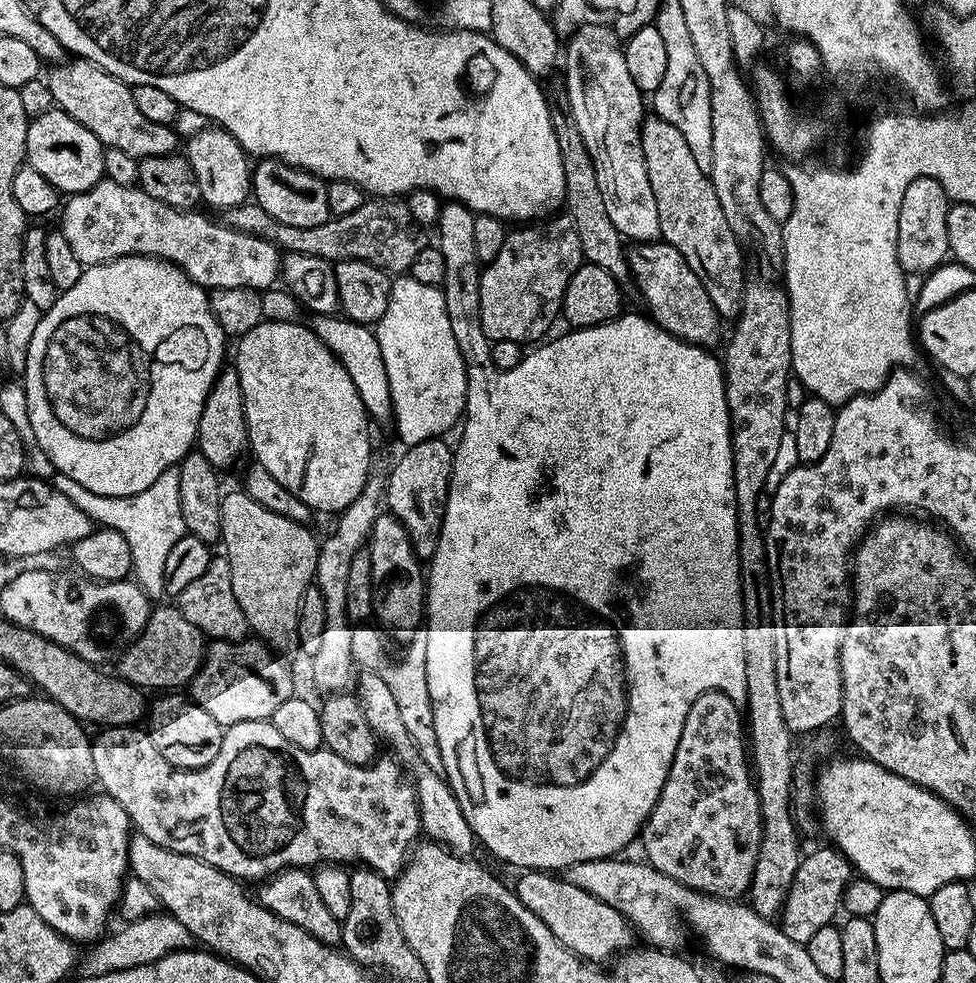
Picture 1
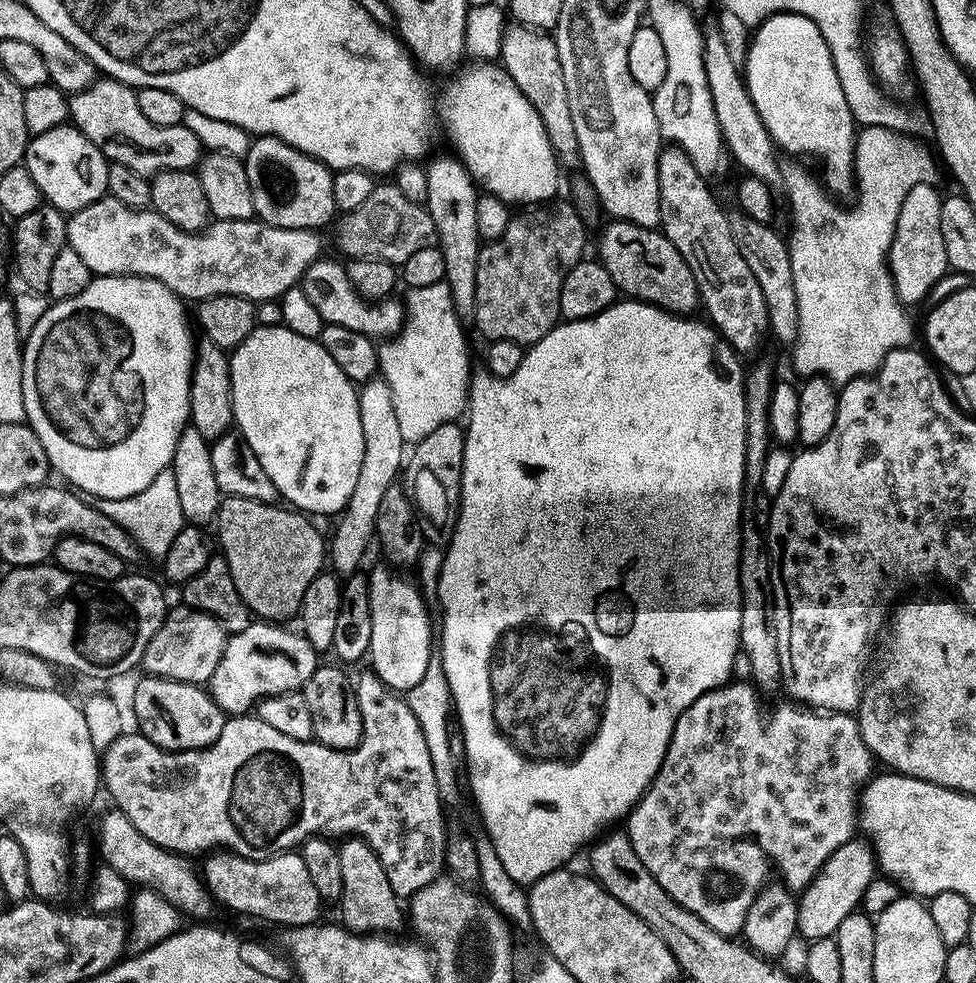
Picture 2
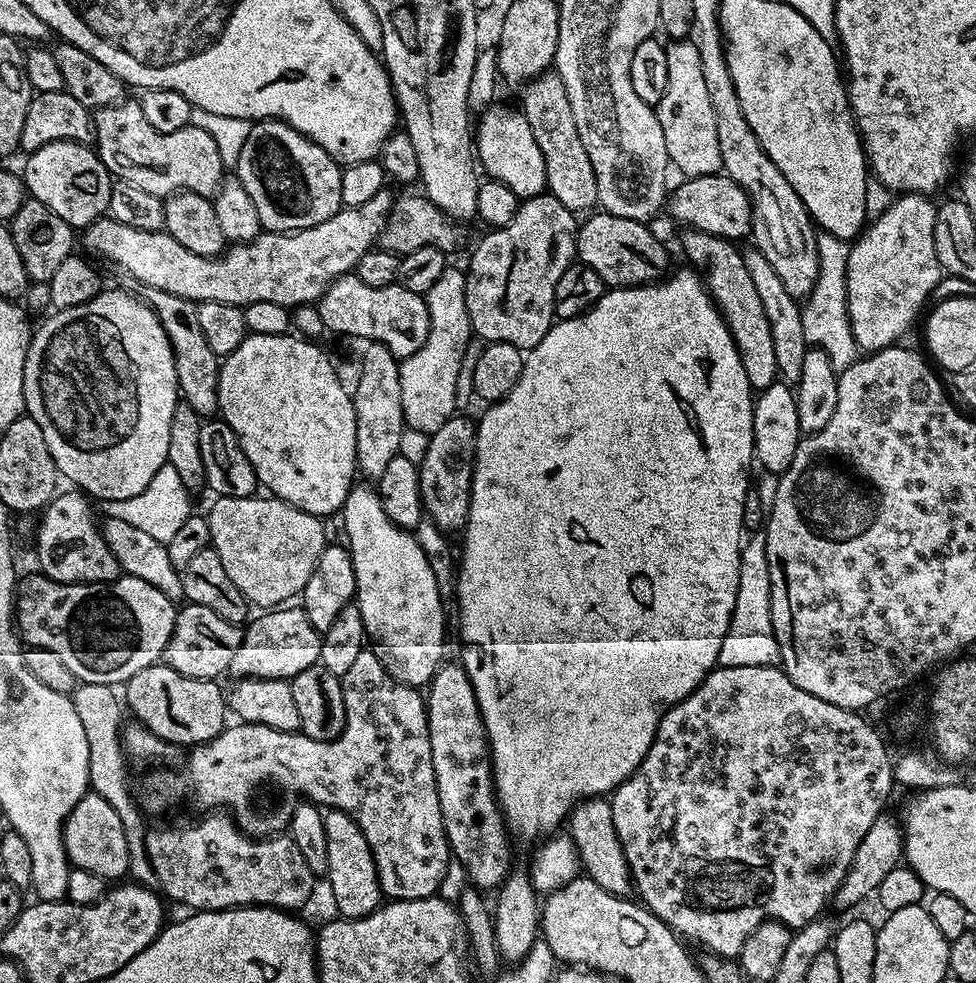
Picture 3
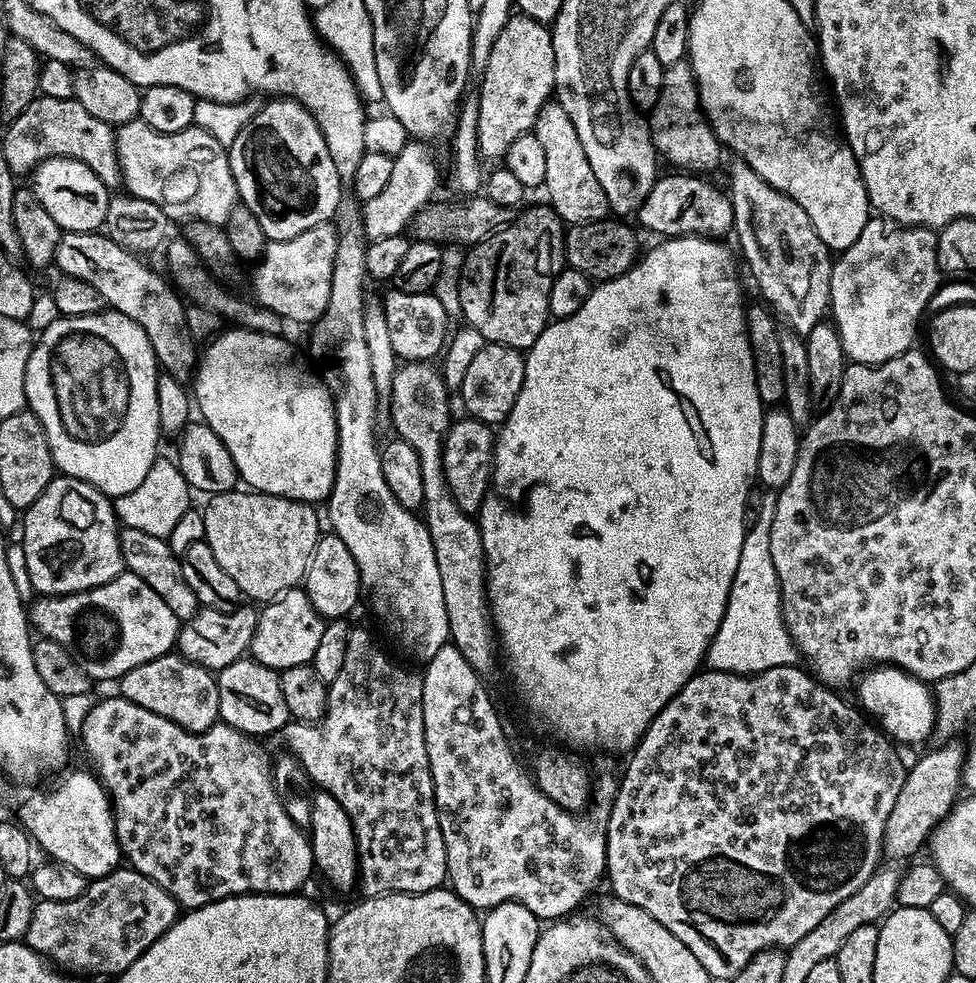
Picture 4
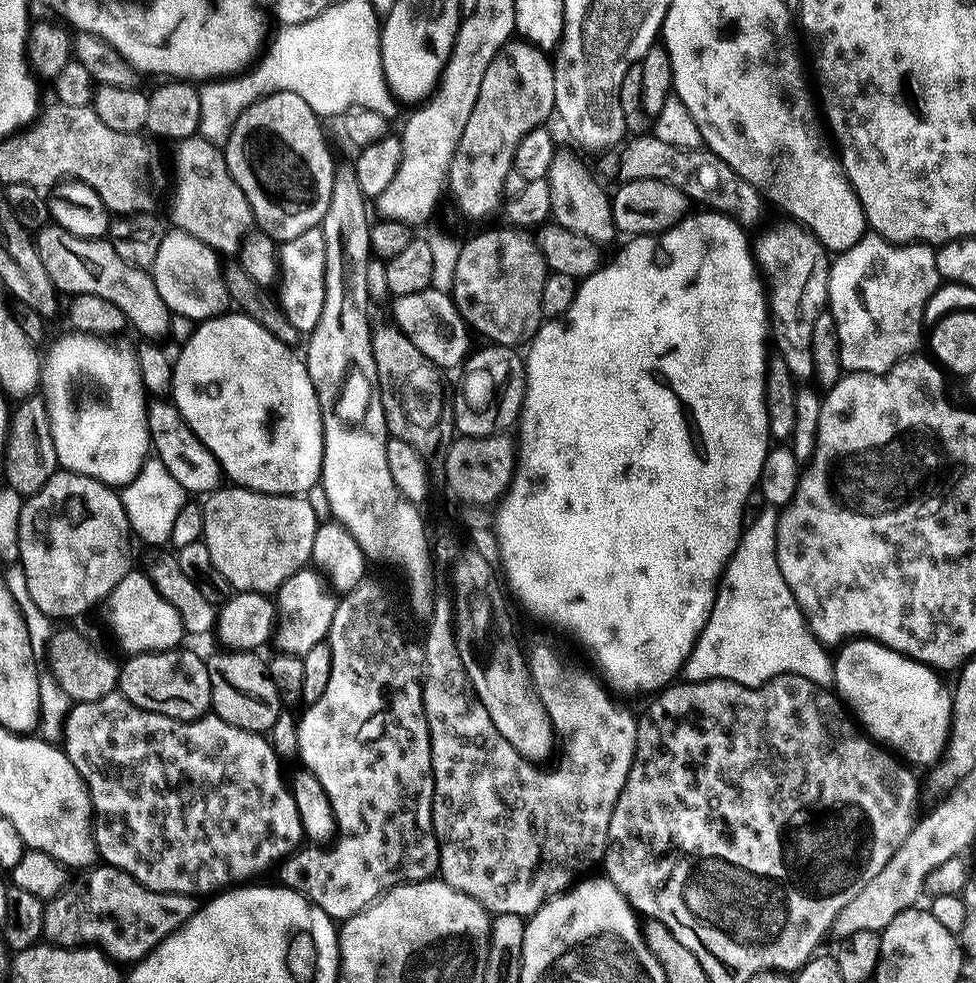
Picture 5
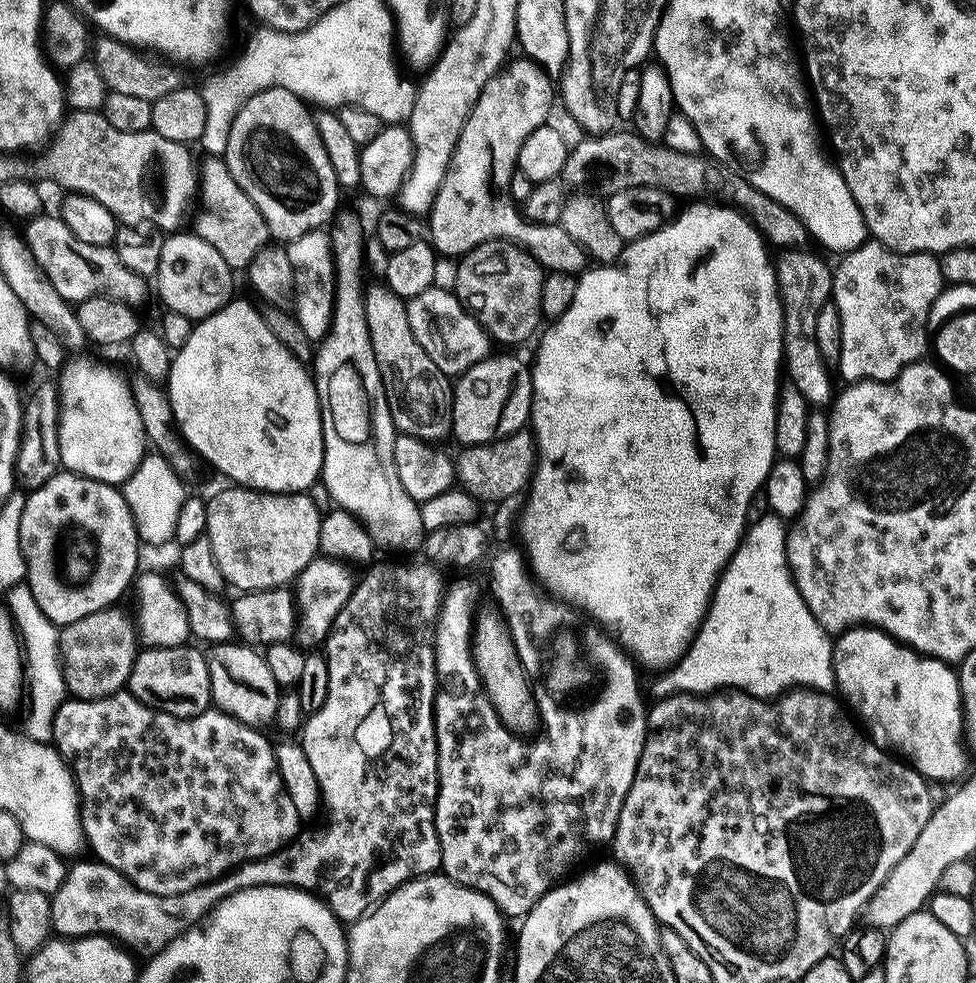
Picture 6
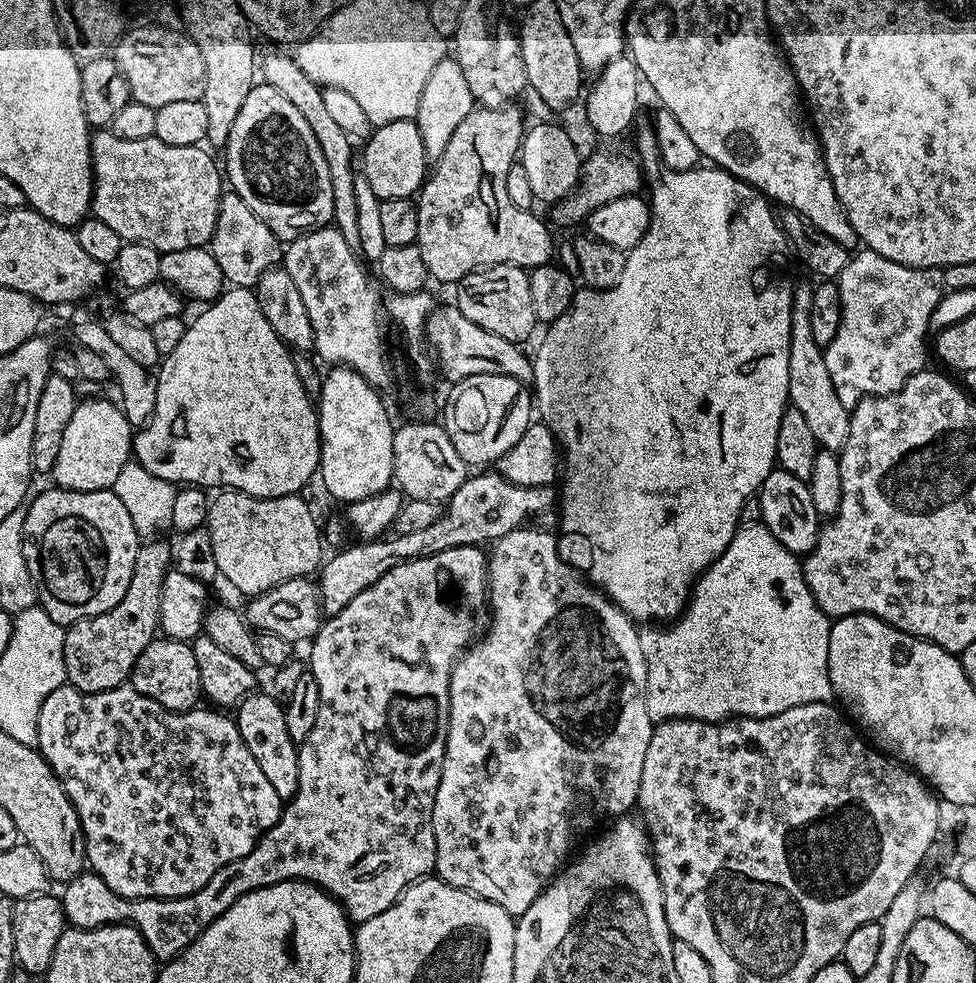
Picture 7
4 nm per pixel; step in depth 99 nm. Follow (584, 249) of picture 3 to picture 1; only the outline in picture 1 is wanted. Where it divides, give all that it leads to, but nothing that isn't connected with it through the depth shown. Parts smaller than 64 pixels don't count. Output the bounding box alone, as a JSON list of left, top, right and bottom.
[627,242,722,349]

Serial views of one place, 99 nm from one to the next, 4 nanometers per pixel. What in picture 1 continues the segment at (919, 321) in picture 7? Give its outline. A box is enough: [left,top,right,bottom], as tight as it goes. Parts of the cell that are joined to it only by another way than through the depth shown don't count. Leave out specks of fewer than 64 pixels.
[898,176,950,274]

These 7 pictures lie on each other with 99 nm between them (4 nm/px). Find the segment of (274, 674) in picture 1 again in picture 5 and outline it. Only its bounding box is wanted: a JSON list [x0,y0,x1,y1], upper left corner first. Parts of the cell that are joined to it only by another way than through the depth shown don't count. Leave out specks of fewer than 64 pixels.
[274,566,338,658]

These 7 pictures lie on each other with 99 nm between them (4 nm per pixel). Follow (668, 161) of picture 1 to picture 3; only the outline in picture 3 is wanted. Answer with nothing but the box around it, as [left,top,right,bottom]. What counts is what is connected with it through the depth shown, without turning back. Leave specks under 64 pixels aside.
[680,230,778,390]

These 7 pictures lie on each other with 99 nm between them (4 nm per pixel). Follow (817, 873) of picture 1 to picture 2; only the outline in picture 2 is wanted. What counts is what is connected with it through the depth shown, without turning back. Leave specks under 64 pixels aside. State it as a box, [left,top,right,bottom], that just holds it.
[797,838,878,942]

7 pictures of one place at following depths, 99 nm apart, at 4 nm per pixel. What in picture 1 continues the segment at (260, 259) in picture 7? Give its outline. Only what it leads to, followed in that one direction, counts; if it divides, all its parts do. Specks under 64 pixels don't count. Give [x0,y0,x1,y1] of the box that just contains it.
[46,58,177,158]

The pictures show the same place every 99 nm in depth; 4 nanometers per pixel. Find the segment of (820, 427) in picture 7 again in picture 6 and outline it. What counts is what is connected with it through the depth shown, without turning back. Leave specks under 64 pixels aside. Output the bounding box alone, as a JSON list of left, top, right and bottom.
[775,250,834,405]

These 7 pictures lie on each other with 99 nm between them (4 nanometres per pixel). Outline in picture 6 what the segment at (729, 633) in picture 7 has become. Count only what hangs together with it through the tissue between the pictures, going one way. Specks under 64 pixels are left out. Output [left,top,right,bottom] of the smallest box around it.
[652,516,836,700]

